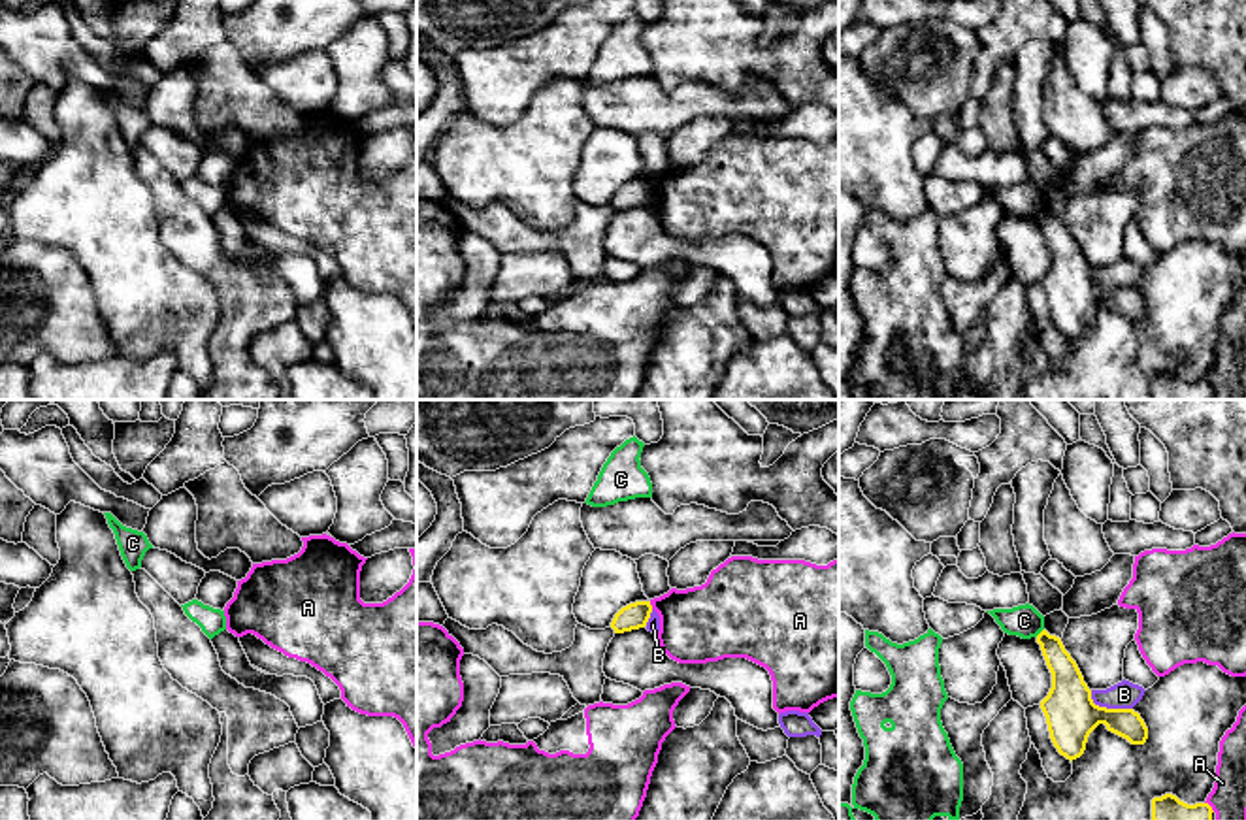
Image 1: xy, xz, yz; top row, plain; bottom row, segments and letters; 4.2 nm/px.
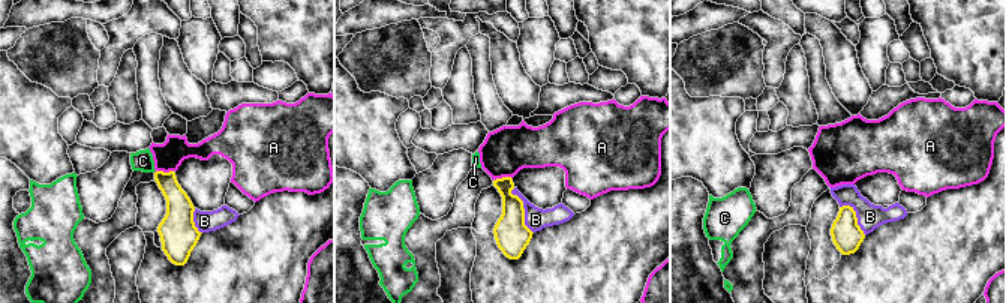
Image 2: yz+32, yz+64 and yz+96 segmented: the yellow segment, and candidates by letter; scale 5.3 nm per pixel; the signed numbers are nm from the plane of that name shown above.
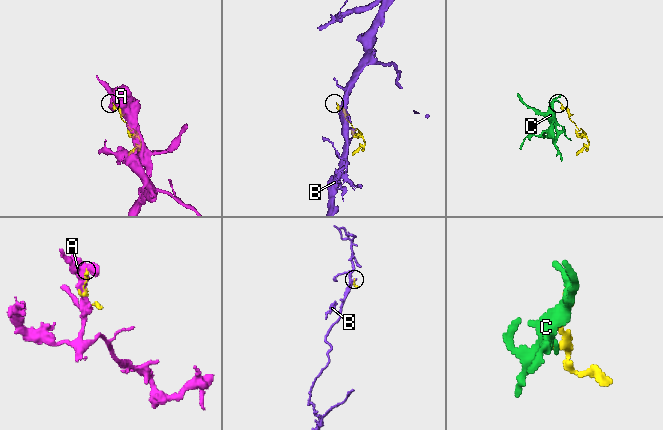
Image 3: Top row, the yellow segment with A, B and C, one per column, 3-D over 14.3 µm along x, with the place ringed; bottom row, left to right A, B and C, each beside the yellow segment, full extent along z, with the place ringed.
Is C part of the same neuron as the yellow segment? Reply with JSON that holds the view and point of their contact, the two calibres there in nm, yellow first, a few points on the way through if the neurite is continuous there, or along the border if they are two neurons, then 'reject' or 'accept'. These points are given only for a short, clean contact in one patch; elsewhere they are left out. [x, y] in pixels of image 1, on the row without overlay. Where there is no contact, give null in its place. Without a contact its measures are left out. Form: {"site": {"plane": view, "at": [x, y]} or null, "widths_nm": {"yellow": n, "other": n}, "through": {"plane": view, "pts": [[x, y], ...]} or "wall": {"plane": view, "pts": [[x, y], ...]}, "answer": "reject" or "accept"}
{"site": {"plane": "yz", "at": [1041, 210]}, "widths_nm": {"yellow": 140, "other": 140}, "wall": {"plane": "yz", "pts": [[1043, 206], [1035, 213]]}, "answer": "reject"}

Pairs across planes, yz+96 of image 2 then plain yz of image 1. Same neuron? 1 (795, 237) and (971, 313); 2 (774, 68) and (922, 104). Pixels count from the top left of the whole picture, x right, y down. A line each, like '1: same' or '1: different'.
1: different
2: different

